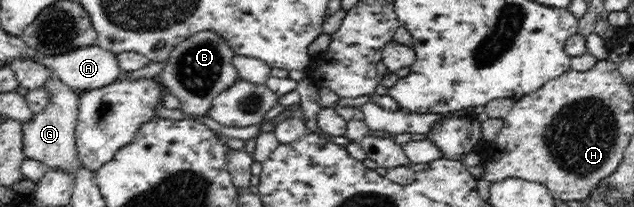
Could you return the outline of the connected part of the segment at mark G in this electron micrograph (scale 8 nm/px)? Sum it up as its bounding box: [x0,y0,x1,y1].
[22,75,81,176]

